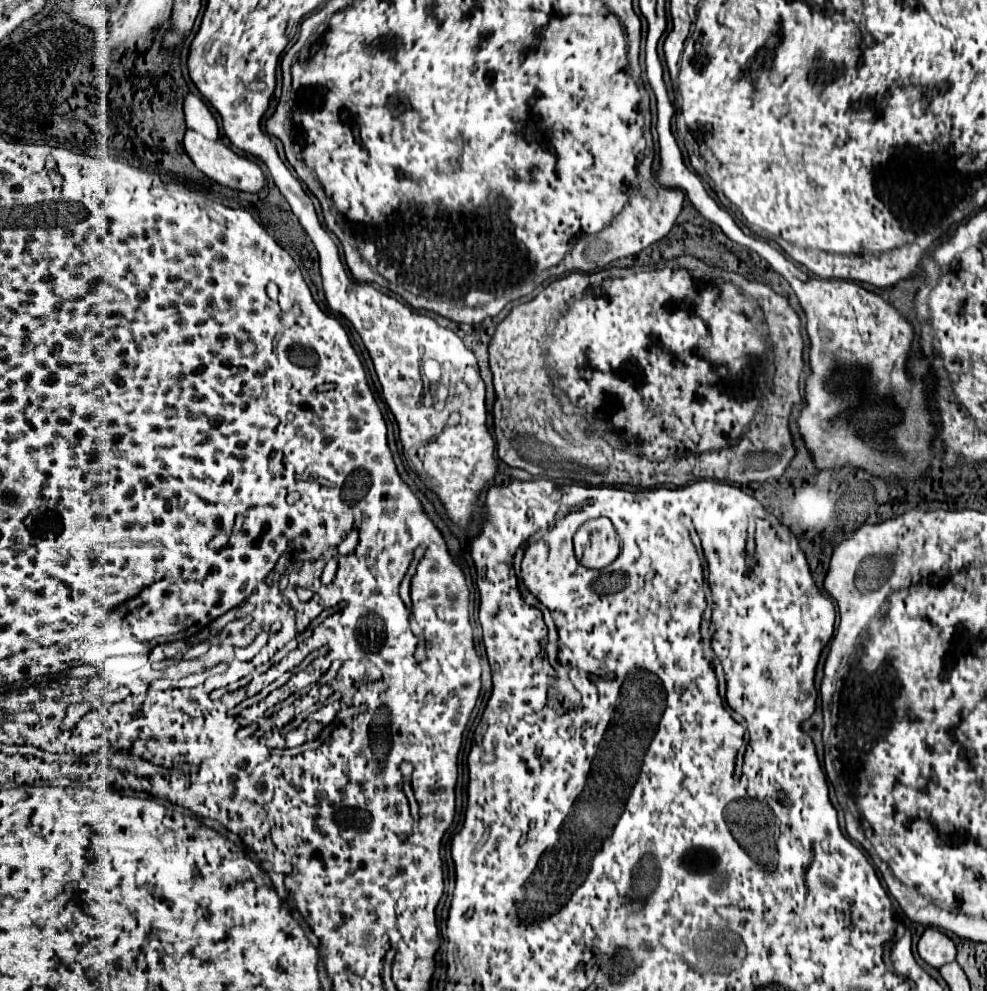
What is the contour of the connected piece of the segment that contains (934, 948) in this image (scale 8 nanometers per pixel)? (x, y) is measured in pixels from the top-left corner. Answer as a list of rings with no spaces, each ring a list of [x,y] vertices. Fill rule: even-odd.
[[[927,928],[917,944],[917,952],[921,960],[925,960],[931,968],[939,970],[943,964],[949,964],[955,960],[955,944],[951,938],[947,938],[943,932]]]

